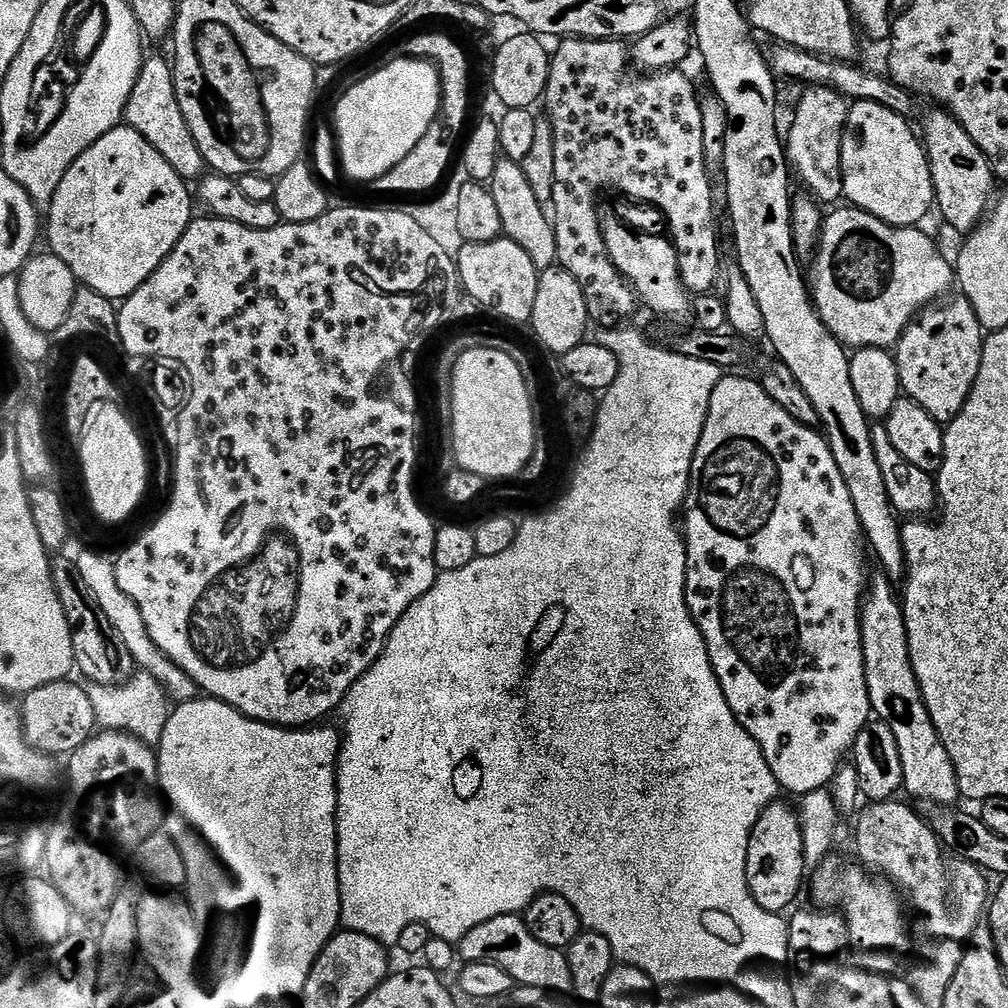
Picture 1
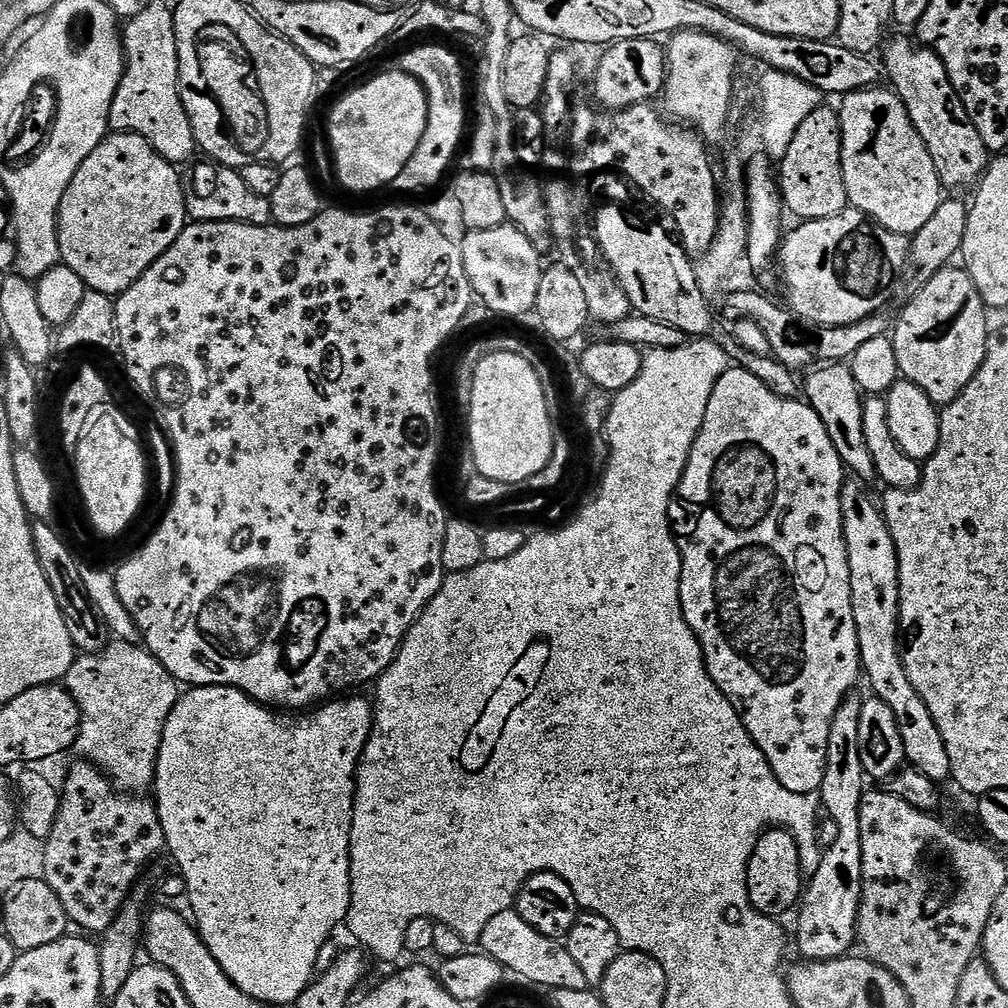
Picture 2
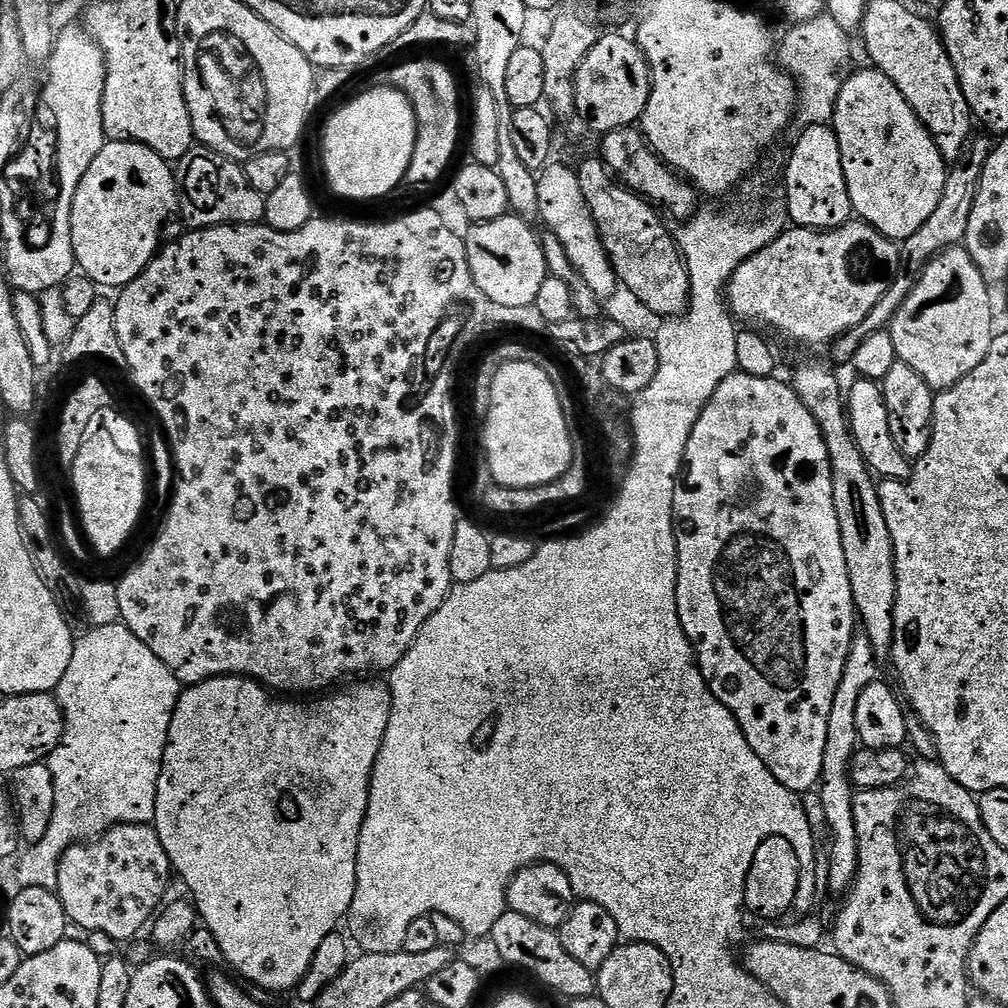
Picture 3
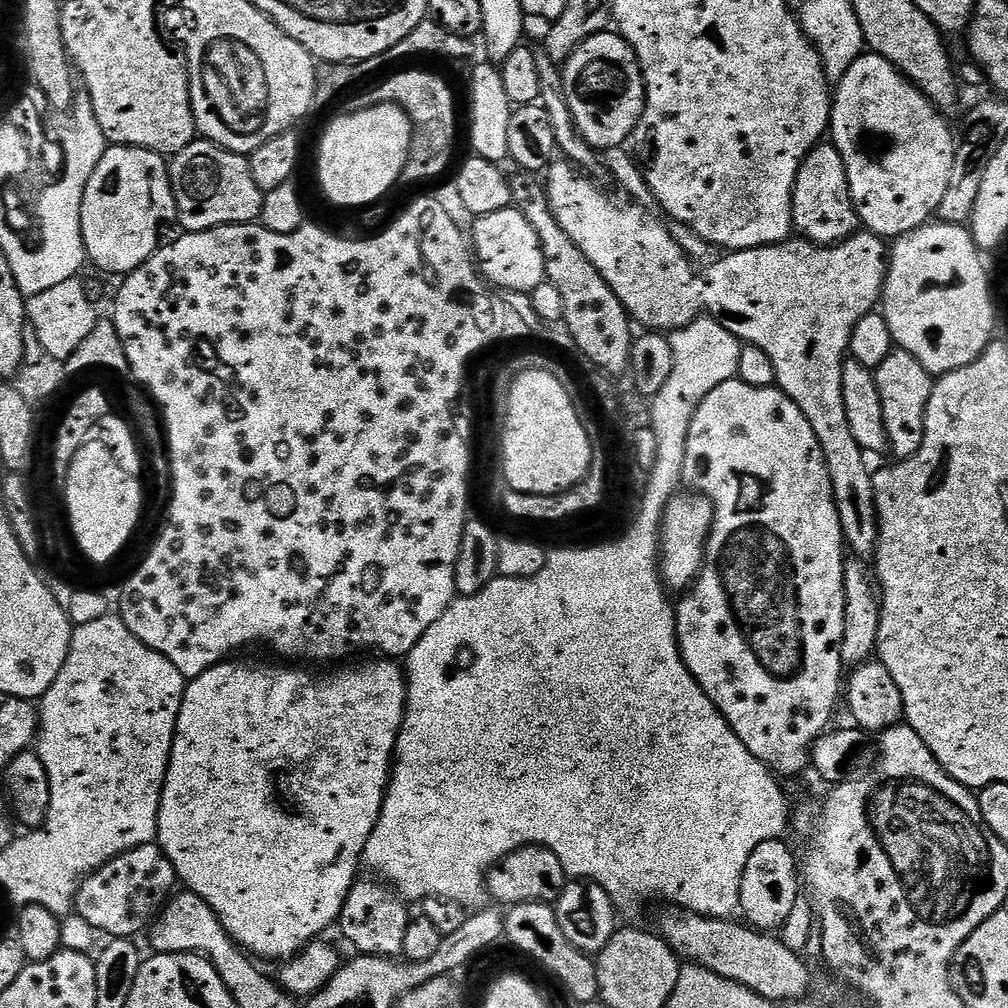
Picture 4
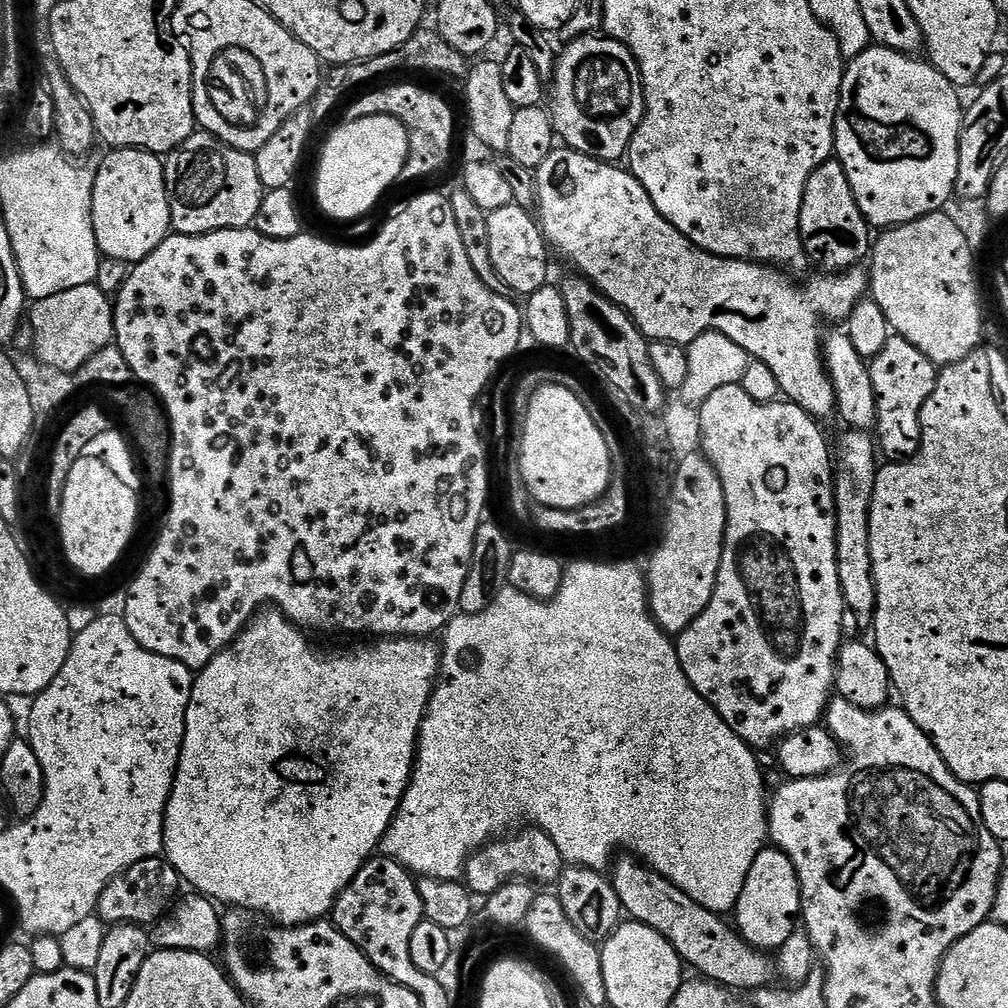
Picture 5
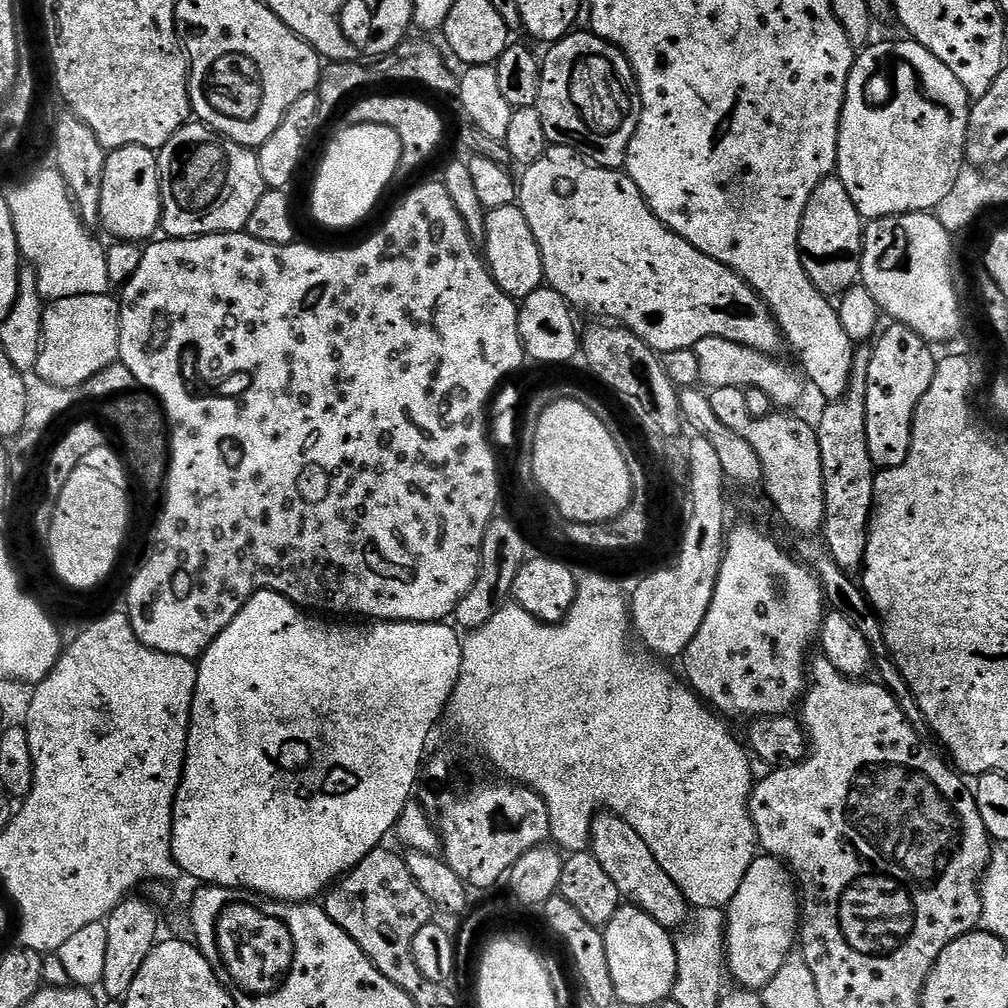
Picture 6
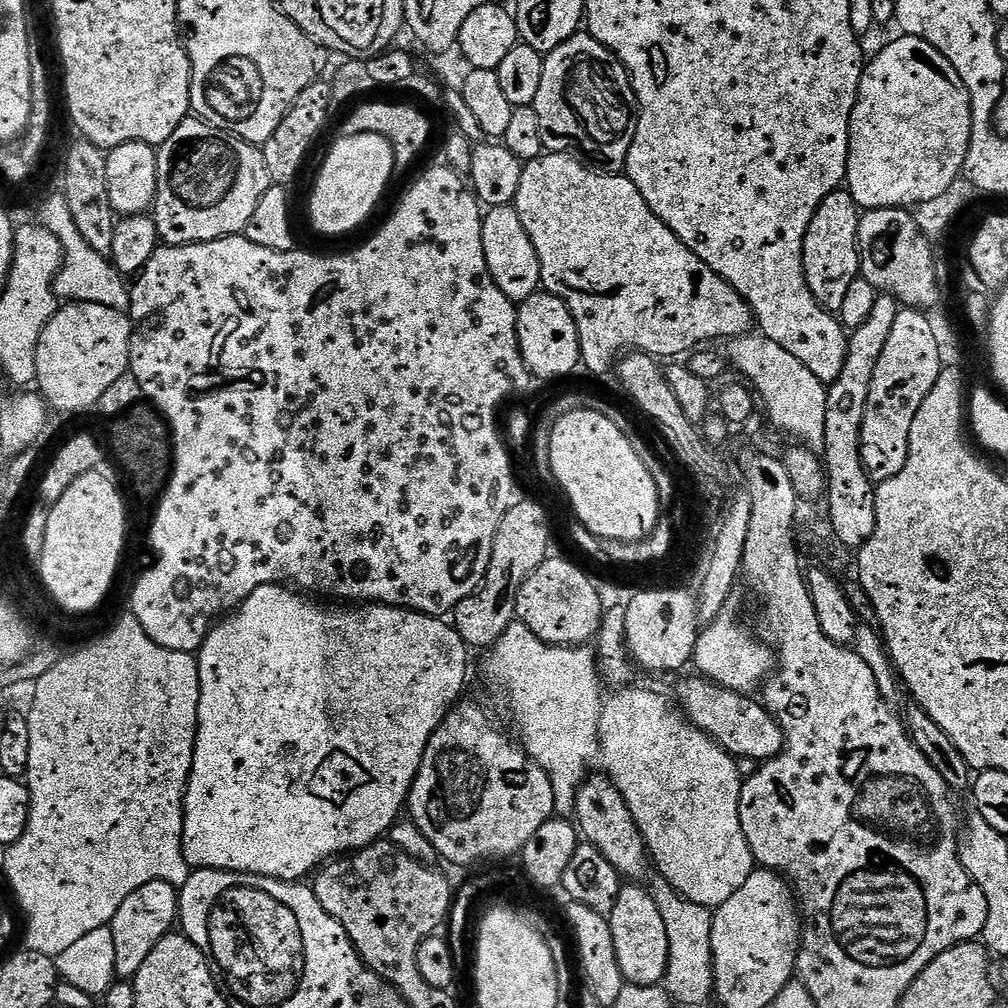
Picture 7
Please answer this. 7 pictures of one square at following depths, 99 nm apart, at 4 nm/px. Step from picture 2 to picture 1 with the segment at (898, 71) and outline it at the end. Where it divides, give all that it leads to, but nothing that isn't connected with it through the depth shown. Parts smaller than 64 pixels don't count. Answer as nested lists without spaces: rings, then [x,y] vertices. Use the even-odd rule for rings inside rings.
[[[939,107],[933,112],[923,113],[924,132],[922,143],[928,153],[928,165],[934,186],[935,207],[940,208],[944,220],[961,234],[967,234],[984,219],[997,191],[998,177],[992,171],[992,164],[982,154],[978,142],[966,134],[966,130],[955,120],[952,113]]]

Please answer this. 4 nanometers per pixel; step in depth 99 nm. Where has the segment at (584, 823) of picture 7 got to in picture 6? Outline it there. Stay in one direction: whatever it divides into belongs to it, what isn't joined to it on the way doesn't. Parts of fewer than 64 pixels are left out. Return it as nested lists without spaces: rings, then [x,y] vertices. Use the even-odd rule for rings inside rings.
[[[603,810],[597,812],[596,817],[592,819],[590,851],[594,854],[594,858],[598,858],[602,870],[606,870],[614,886],[618,886],[621,897],[627,903],[650,914],[654,922],[669,930],[676,930],[689,919],[688,900],[680,893],[674,878],[670,878],[670,874],[666,874],[662,866],[658,866],[654,854],[650,854],[650,846],[642,842],[638,830],[634,830],[630,822],[618,818],[613,812]]]

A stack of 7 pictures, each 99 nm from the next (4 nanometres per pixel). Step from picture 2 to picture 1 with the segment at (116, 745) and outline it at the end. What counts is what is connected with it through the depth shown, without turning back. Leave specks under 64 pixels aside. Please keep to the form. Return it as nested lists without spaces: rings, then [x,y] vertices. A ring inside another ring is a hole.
[[[137,671],[122,684],[89,683],[87,689],[90,702],[94,705],[97,725],[101,729],[129,732],[151,746],[159,745],[162,730],[166,730],[170,701],[164,687],[153,676]]]

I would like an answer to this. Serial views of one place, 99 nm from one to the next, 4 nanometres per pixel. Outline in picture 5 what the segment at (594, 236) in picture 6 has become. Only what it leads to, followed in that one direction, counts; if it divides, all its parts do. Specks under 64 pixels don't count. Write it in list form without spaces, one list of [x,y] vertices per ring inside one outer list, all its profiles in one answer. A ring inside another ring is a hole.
[[[557,146],[553,148],[550,158],[546,158],[546,162],[542,162],[542,166],[538,166],[534,170],[534,175],[536,177],[535,211],[538,213],[540,230],[544,234],[549,249],[555,255],[557,252],[562,259],[569,260],[576,267],[573,269],[579,275],[586,277],[591,284],[596,285],[596,289],[603,296],[609,296],[619,308],[623,308],[628,313],[629,318],[639,326],[640,333],[649,341],[665,340],[671,344],[687,346],[694,343],[702,334],[709,331],[717,332],[726,338],[730,338],[730,342],[738,342],[738,346],[742,346],[742,350],[746,350],[753,361],[770,366],[774,378],[778,378],[781,393],[791,403],[796,404],[802,410],[806,410],[811,416],[815,416],[817,421],[824,422],[828,415],[833,415],[836,412],[834,386],[828,377],[827,368],[824,367],[824,350],[822,347],[822,341],[826,335],[824,320],[847,321],[849,314],[854,310],[854,306],[858,306],[861,300],[865,299],[870,288],[870,276],[863,267],[849,268],[846,272],[816,274],[820,276],[814,277],[809,284],[804,284],[799,288],[798,285],[792,284],[791,278],[788,277],[791,275],[779,267],[758,264],[751,260],[728,260],[724,256],[715,256],[706,250],[702,250],[697,244],[691,244],[681,232],[674,226],[670,226],[670,222],[666,222],[666,218],[662,218],[662,214],[658,214],[654,202],[650,202],[650,194],[646,194],[646,190],[642,190],[642,186],[632,177],[631,172],[617,166],[615,163],[595,160],[567,146]]]

